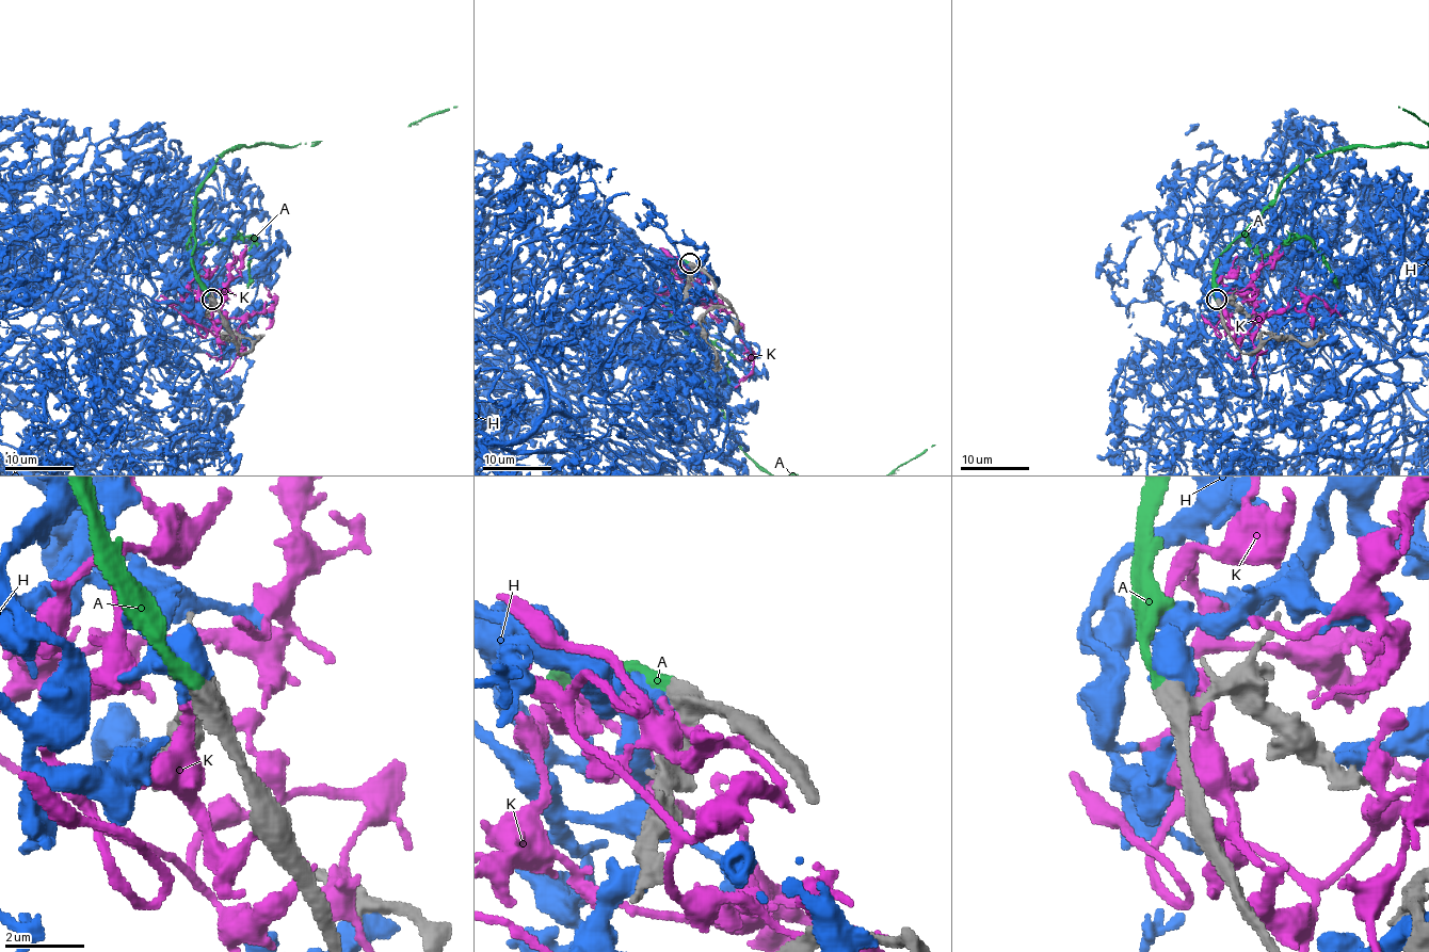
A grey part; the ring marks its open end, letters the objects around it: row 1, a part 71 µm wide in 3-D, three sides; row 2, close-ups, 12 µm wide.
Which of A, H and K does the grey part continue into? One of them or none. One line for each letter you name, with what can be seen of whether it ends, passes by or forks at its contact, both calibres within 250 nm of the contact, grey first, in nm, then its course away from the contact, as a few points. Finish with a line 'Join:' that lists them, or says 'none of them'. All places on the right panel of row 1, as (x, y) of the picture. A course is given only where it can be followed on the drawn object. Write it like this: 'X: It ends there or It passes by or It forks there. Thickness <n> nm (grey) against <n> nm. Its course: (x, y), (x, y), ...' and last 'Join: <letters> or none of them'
A: It ends there. Thickness 440 nm (grey) against 320 nm
Join: A

